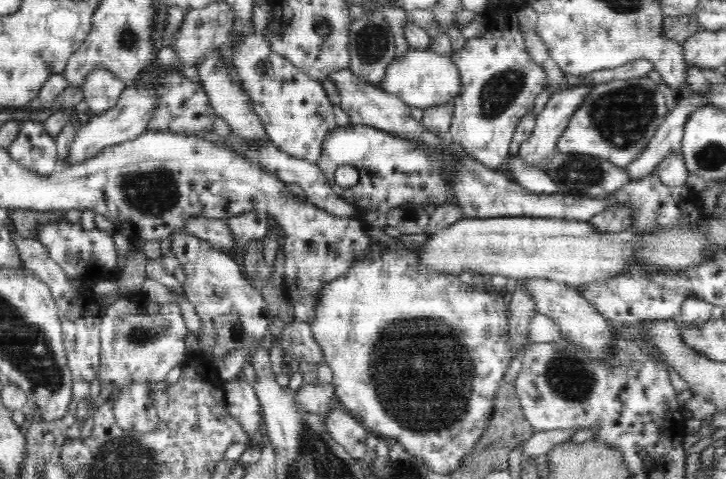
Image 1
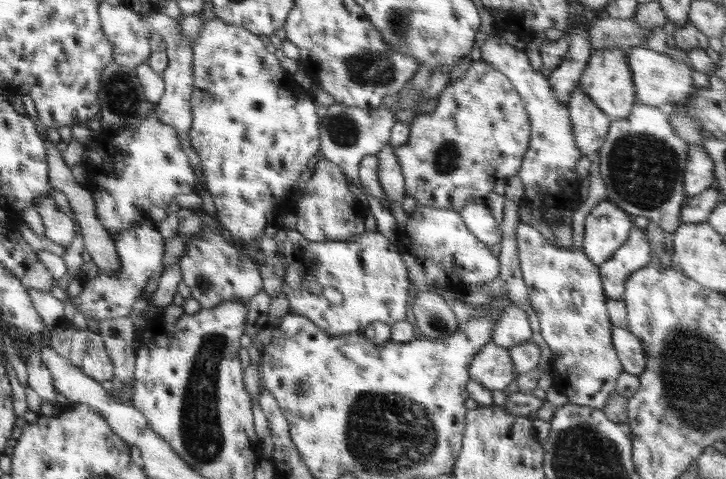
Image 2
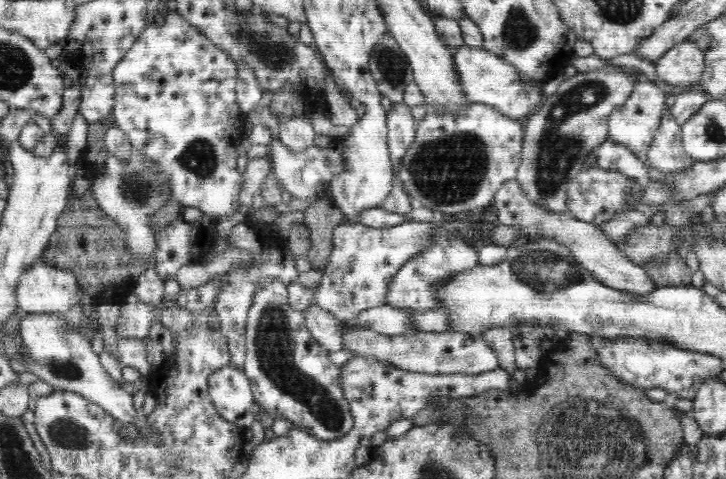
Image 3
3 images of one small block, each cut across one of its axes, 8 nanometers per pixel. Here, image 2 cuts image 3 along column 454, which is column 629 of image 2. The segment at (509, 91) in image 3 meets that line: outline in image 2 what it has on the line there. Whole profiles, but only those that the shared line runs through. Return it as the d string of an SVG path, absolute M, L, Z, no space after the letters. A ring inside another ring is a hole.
M643 46L632 47L628 50L628 65L632 71L636 103L668 108L672 102L688 98L695 90L692 79L693 66L680 63L662 52L654 52Z

